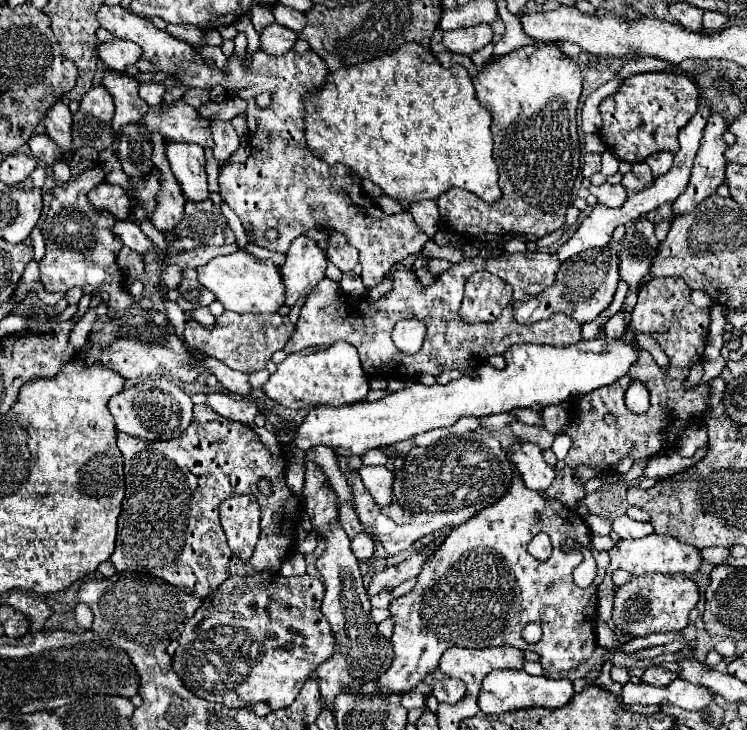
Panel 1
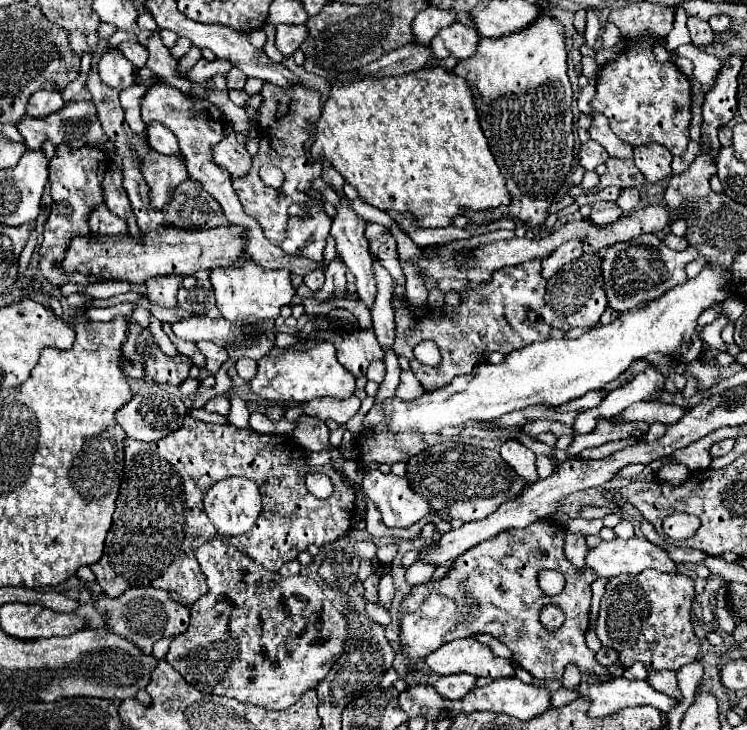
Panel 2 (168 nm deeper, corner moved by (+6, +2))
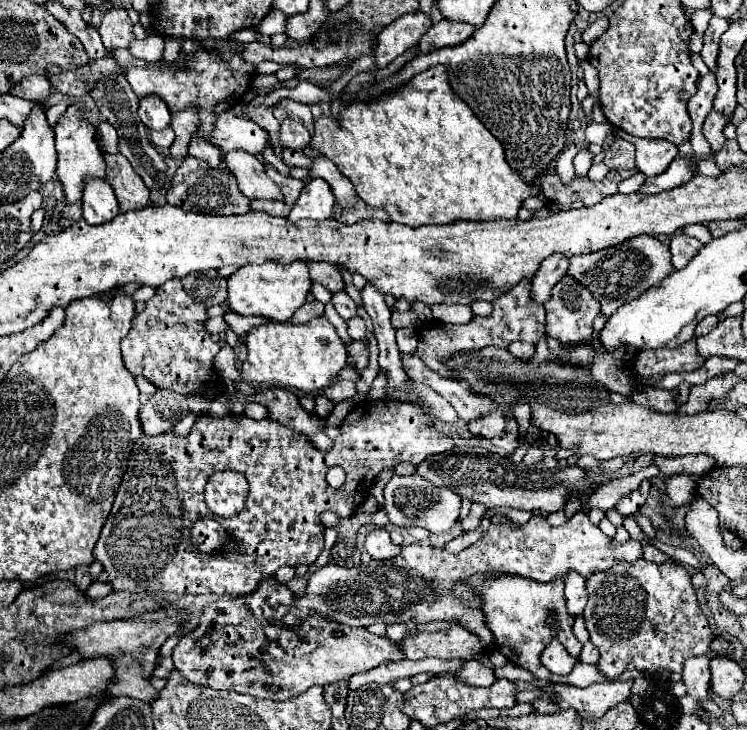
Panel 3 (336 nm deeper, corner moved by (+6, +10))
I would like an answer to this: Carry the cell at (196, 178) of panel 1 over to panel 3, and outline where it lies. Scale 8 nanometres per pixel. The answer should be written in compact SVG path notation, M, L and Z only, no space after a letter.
M142 98L138 114L144 126L152 130L166 130L172 120L172 114L166 110L166 102L162 102L162 98Z

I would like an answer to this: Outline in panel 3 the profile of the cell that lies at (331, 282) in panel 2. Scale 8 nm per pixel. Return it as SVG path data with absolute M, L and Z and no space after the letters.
M342 290L332 292L332 304L334 304L334 308L338 310L338 314L340 314L344 320L356 316L356 304L354 304L354 300L352 300L346 292L342 292Z

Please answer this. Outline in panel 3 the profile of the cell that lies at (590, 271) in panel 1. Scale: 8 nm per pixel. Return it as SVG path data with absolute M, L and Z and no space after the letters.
M564 274L558 280L544 308L546 308L546 334L558 338L560 344L586 342L586 338L592 338L592 320L600 312L600 302L592 296L592 292L584 284L574 280L570 274Z

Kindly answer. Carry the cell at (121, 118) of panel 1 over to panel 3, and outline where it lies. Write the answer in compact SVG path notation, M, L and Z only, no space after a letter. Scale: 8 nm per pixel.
M110 10L104 14L102 24L100 24L100 36L106 46L106 52L112 56L114 50L118 48L128 48L130 42L134 40L132 32L132 22L126 14L126 10Z

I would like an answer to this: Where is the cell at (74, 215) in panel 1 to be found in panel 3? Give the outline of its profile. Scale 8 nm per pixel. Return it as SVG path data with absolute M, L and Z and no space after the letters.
M68 106L68 110L60 116L58 124L54 126L56 132L56 152L58 152L58 180L64 188L64 212L62 218L58 220L58 224L64 228L68 224L74 224L76 220L82 218L82 188L88 176L94 178L104 178L104 170L106 170L106 162L104 162L104 154L100 150L100 144L96 140L96 128L94 124L90 124L84 114L80 114L76 110L76 106Z

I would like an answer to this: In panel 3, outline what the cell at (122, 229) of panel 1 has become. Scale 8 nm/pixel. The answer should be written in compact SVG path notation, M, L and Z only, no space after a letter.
M86 178L82 210L84 210L82 216L88 224L104 224L116 218L120 214L120 208L112 186L100 178Z

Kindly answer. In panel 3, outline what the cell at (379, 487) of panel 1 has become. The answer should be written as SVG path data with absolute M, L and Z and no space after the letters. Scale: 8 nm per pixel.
M418 474L410 476L392 476L384 488L384 510L392 524L396 526L422 526L434 534L450 530L458 520L460 498L452 490L436 488Z

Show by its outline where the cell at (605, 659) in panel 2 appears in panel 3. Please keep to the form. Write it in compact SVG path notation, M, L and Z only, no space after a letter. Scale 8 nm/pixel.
M588 640L588 642L584 644L584 648L582 648L580 658L582 658L582 662L586 662L586 664L598 664L600 652L598 652L598 648Z

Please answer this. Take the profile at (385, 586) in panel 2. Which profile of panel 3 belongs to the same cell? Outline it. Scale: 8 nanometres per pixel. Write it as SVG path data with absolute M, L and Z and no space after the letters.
M384 528L372 530L372 532L366 536L364 548L366 548L366 552L368 552L374 560L378 560L378 562L392 560L392 558L396 558L396 556L400 554L400 546L392 544L390 534L388 534Z

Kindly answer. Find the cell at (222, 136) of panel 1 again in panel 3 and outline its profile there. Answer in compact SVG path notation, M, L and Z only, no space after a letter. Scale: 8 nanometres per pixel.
M230 150L224 154L224 164L236 178L238 188L242 190L244 196L282 200L280 188L266 176L264 166L256 156L244 150Z

